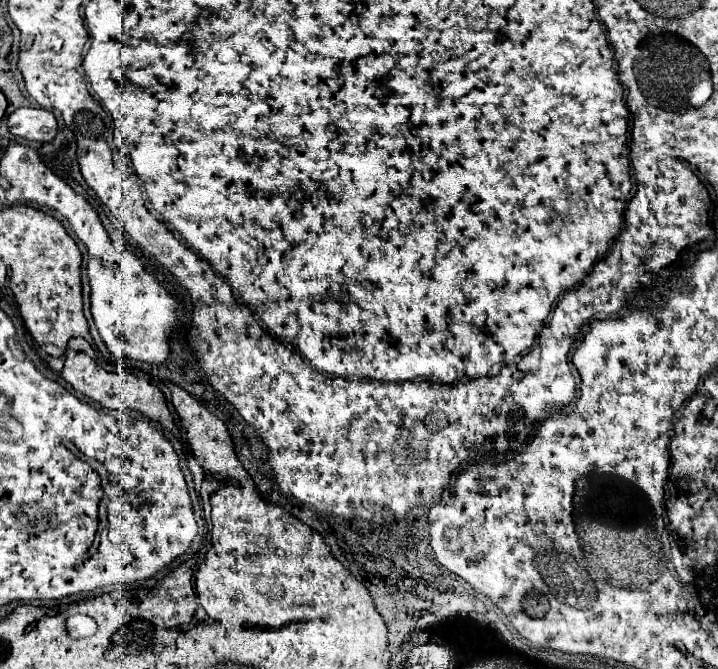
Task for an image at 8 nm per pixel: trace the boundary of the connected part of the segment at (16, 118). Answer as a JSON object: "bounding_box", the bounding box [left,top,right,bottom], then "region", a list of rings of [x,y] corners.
{"bounding_box":[8,108,58,142],"region":[[[18,108],[8,116],[8,130],[14,136],[38,142],[54,140],[58,126],[50,110],[44,108]]]}

